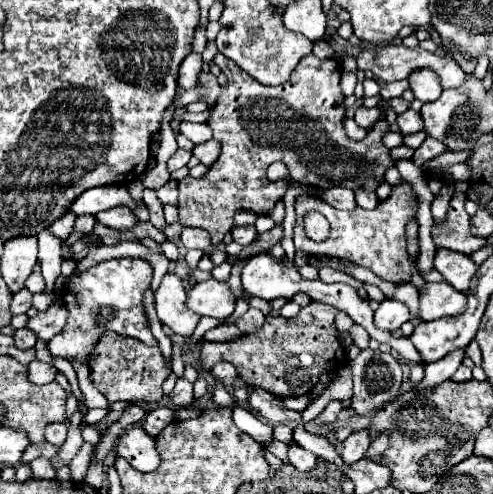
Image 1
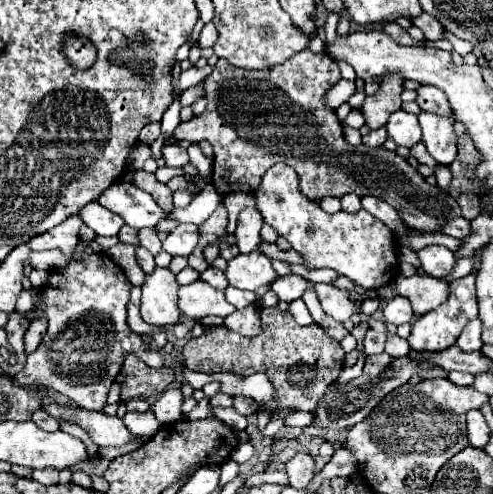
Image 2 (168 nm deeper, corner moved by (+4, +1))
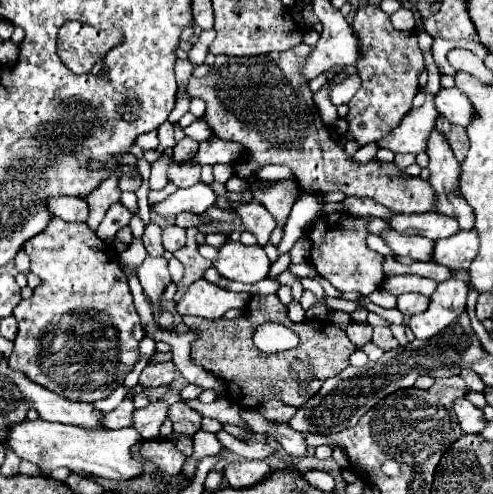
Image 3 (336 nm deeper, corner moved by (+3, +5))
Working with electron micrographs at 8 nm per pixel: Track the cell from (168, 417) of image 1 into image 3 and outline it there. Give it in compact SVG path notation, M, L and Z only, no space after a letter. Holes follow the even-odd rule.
M127 395L113 411L105 413L105 421L103 427L107 429L123 429L123 427L131 427L133 421L131 421L131 415L133 415L135 407L133 407L133 395Z

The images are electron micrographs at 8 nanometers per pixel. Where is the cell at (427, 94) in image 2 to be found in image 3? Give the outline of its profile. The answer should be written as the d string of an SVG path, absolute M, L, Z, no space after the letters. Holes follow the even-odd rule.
M441 89L435 97L437 111L447 117L451 123L467 127L469 121L473 121L473 105L469 105L469 99L457 89Z

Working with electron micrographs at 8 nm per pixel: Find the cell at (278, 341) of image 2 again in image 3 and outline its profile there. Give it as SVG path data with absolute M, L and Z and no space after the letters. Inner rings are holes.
M253 295L245 307L245 313L235 319L183 317L183 323L197 333L197 339L191 343L191 361L227 381L227 399L233 405L253 409L269 399L279 399L285 405L301 407L321 389L325 379L349 367L349 355L357 349L349 341L347 333L329 321L291 323L287 319L287 307L277 299L277 295ZM267 321L277 321L293 329L301 339L299 347L277 355L261 353L253 345L253 329Z

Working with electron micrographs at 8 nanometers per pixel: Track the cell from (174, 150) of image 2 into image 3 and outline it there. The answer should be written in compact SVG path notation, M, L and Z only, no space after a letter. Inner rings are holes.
M183 137L183 139L175 145L175 149L173 149L173 159L177 159L177 161L191 159L191 157L197 153L197 149L199 149L199 143L197 143L197 141L193 141L193 139L189 139L189 137Z

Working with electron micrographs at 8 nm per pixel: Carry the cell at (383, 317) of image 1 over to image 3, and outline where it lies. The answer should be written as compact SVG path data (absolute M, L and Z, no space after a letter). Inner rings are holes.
M403 293L399 295L399 305L397 309L405 315L417 315L423 313L429 307L429 299L419 293Z

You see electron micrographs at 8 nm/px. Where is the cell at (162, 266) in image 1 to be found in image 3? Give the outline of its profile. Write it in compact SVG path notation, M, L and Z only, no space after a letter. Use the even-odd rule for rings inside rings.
M149 223L145 227L145 233L143 233L143 243L145 243L145 249L149 255L163 255L163 245L161 245L161 227L157 223Z

